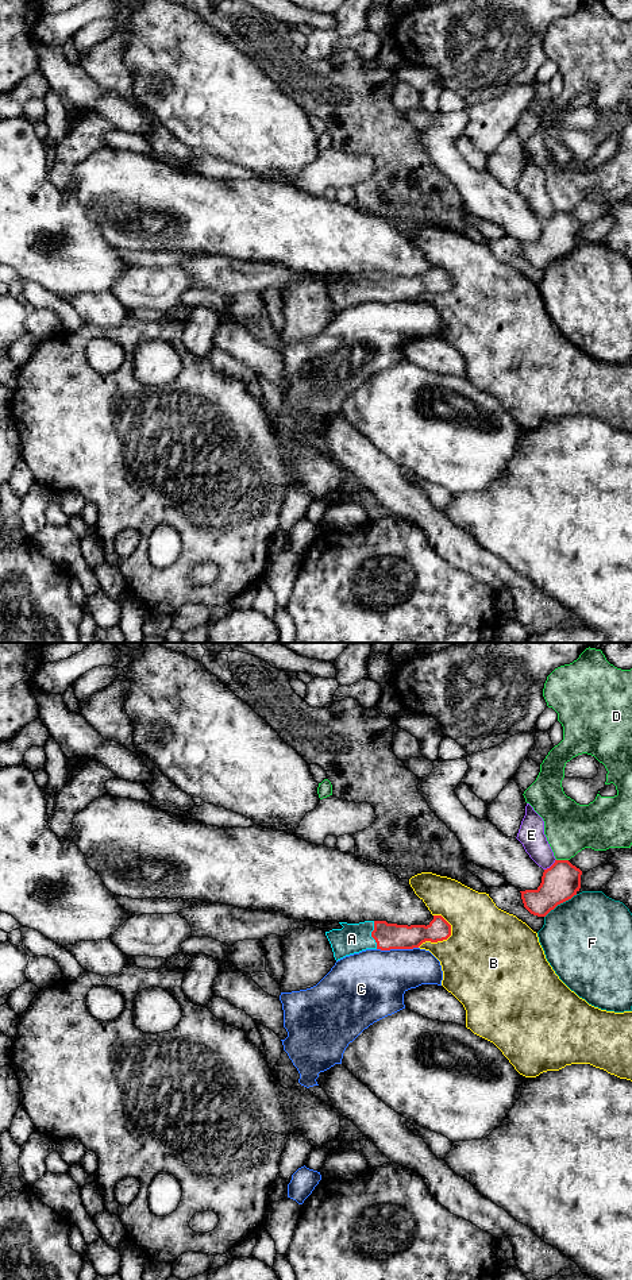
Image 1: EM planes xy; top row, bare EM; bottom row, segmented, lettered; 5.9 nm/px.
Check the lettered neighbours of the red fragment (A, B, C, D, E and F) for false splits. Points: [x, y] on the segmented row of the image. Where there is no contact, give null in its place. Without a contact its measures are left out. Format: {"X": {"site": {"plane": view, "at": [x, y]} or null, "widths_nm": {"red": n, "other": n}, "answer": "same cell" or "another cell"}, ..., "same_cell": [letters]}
{"A": {"site": {"plane": "xy", "at": [372, 935]}, "widths_nm": {"red": 160, "other": 180}, "answer": "same cell"}, "B": {"site": {"plane": "xy", "at": [438, 940]}, "widths_nm": {"red": 140, "other": 400}, "answer": "another cell"}, "C": {"site": {"plane": "xy", "at": [397, 948]}, "widths_nm": {"red": 160, "other": 400}, "answer": "another cell"}, "D": {"site": {"plane": "xy", "at": [562, 860]}, "widths_nm": {"red": 220, "other": 300}, "answer": "another cell"}, "E": {"site": {"plane": "xy", "at": [551, 866]}, "widths_nm": {"red": 220, "other": 160}, "answer": "another cell"}, "F": {"site": {"plane": "xy", "at": [561, 902]}, "widths_nm": {"red": 220, "other": 480}, "answer": "another cell"}, "same_cell": ["A"]}

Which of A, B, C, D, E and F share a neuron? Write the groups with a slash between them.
A / B / C / D / E / F

